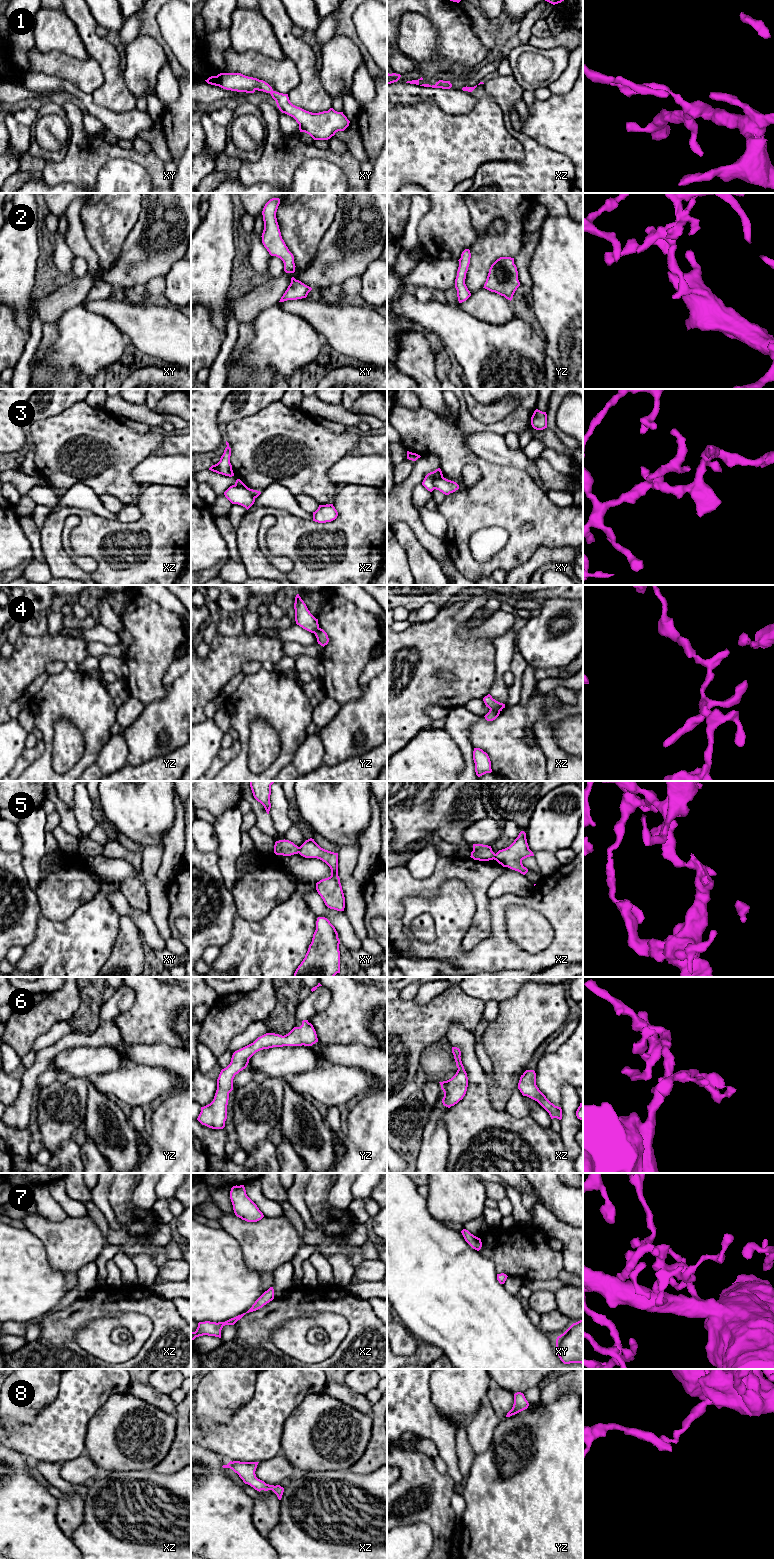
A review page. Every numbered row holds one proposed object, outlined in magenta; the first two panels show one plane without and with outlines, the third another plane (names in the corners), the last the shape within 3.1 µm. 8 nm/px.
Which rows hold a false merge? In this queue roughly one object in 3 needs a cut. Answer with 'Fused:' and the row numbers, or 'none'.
Fused: 3, 4, 5

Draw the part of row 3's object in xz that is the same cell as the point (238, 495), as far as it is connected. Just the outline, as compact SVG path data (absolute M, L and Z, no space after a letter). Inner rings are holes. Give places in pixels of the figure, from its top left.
M230 486L225 492L225 497L232 503L245 507L247 510L254 504L255 498L245 487Z

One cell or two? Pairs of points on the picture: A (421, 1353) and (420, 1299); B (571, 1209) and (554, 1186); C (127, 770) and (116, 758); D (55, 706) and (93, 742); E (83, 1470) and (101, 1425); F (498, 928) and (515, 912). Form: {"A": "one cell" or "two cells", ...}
{"A": "two cells", "B": "one cell", "C": "two cells", "D": "one cell", "E": "two cells", "F": "two cells"}

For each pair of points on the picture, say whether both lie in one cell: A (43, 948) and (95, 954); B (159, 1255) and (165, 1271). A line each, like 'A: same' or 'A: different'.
A: same
B: different

